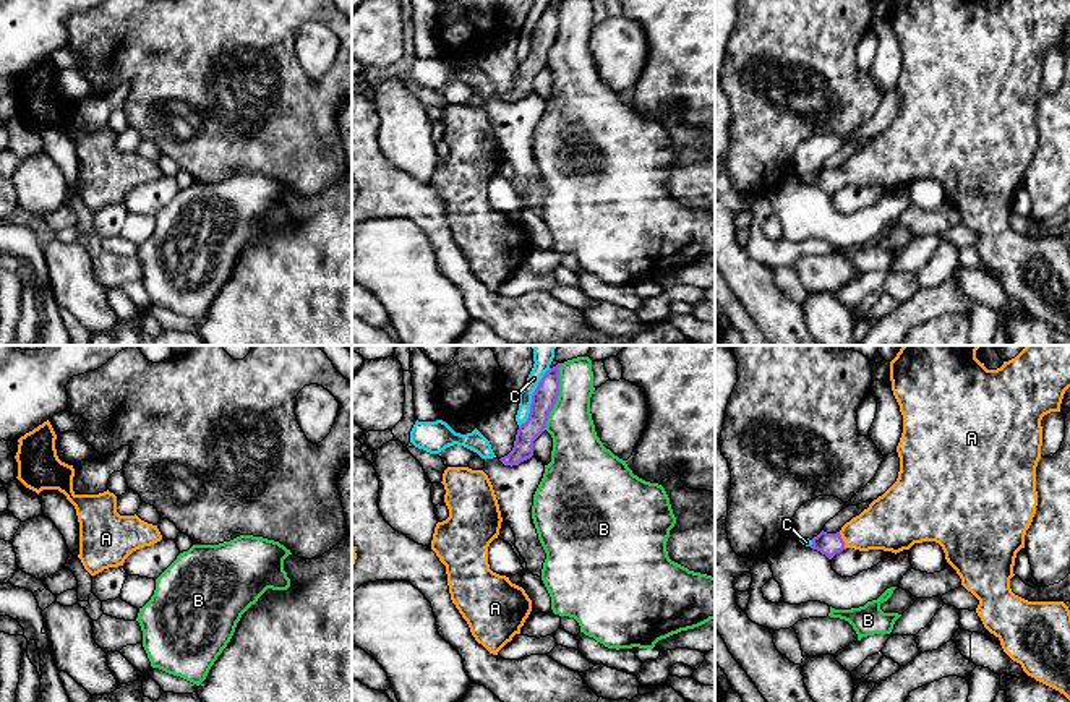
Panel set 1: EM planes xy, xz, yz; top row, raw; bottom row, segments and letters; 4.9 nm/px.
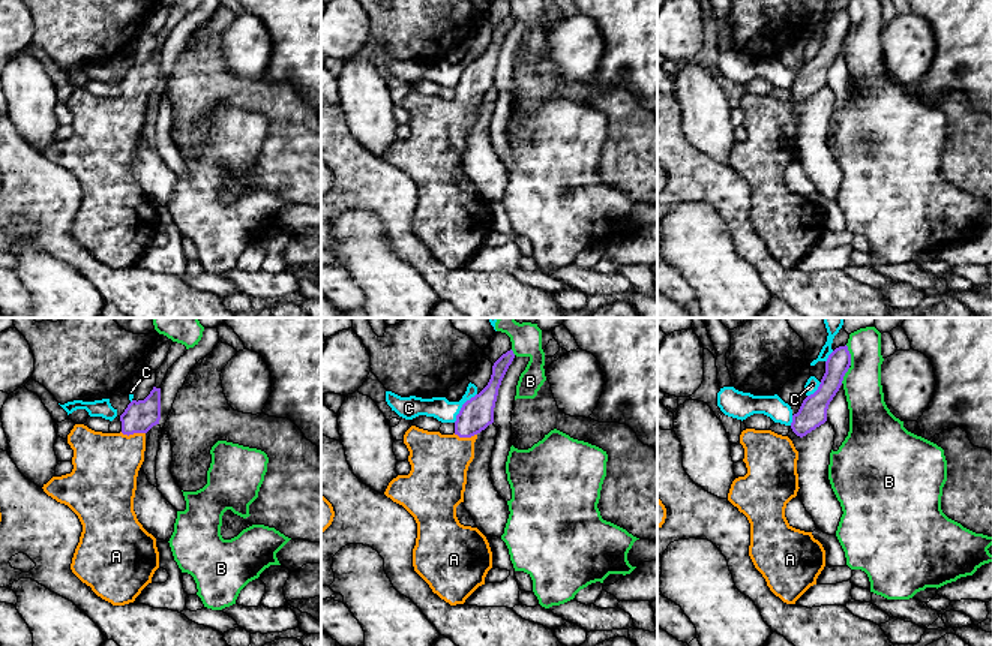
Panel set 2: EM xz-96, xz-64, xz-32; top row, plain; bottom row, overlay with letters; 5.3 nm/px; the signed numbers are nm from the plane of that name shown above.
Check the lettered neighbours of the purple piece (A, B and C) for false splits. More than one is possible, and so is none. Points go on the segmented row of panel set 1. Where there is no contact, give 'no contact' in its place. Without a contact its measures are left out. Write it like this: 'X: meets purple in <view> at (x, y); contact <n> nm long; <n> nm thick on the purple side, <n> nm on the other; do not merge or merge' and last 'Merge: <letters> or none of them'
A: meets purple in yz at (842, 540); contact 90 nm long; 110 nm thick on the purple side, 260 nm on the other; merge
B: meets purple in xz at (558, 394); contact 340 nm long; 120 nm thick on the purple side, 220 nm on the other; do not merge
C: meets purple in xz at (532, 398); contact 340 nm long; 120 nm thick on the purple side, 110 nm on the other; do not merge
Merge: A

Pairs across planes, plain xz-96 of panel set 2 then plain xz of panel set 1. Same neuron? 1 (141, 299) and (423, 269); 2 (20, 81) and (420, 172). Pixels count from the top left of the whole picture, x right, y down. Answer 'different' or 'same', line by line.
1: different
2: same

